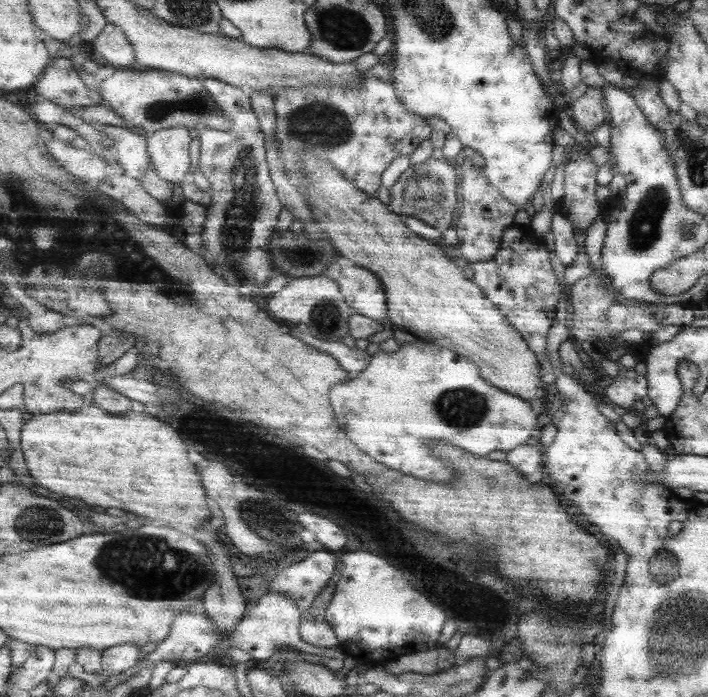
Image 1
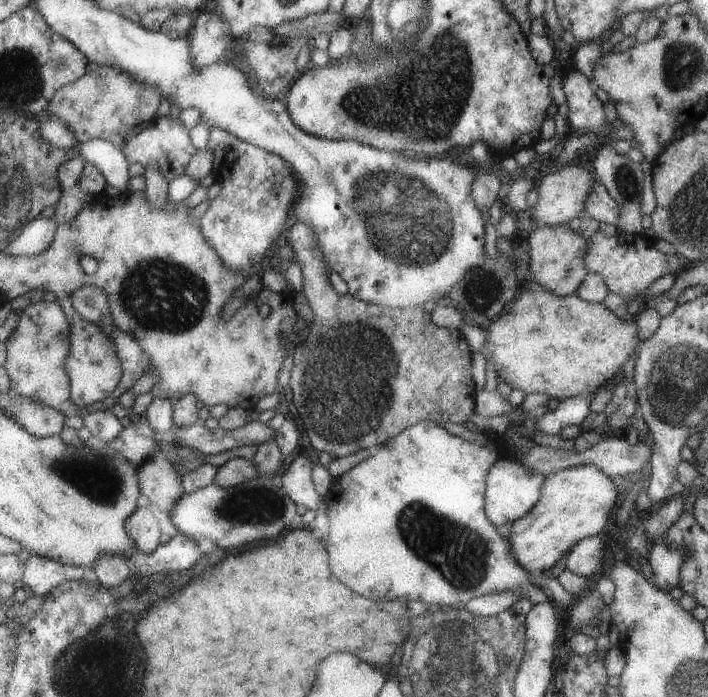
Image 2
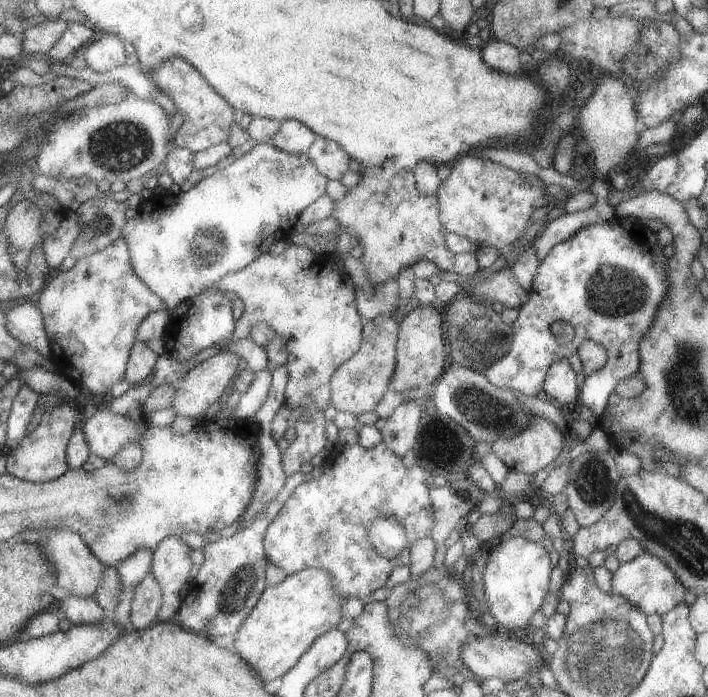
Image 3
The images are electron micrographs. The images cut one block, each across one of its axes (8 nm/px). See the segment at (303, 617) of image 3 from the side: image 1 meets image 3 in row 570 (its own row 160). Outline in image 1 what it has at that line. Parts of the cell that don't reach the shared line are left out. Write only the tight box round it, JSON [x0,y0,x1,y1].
[304,153,547,412]

